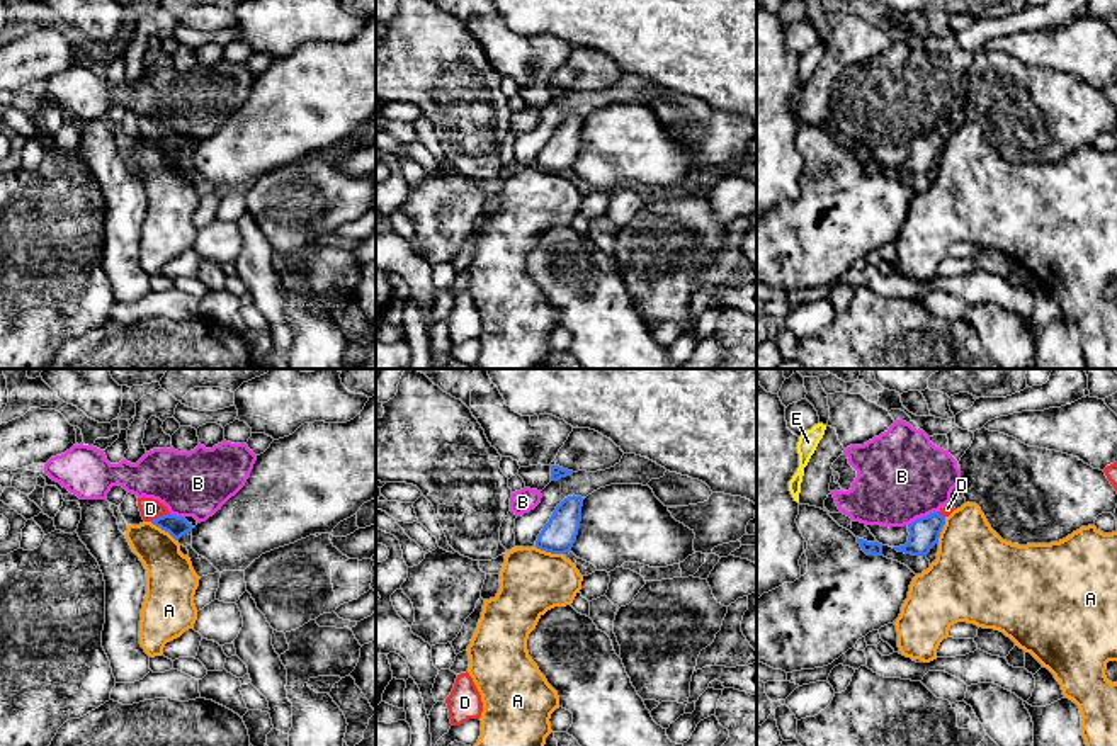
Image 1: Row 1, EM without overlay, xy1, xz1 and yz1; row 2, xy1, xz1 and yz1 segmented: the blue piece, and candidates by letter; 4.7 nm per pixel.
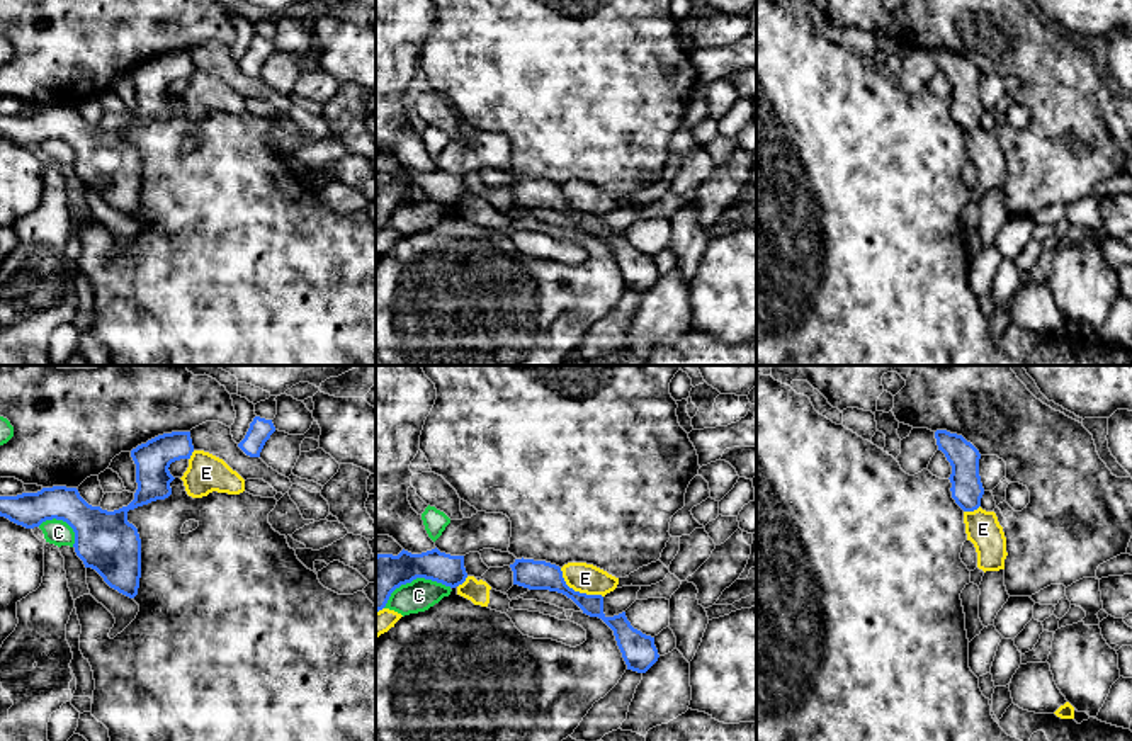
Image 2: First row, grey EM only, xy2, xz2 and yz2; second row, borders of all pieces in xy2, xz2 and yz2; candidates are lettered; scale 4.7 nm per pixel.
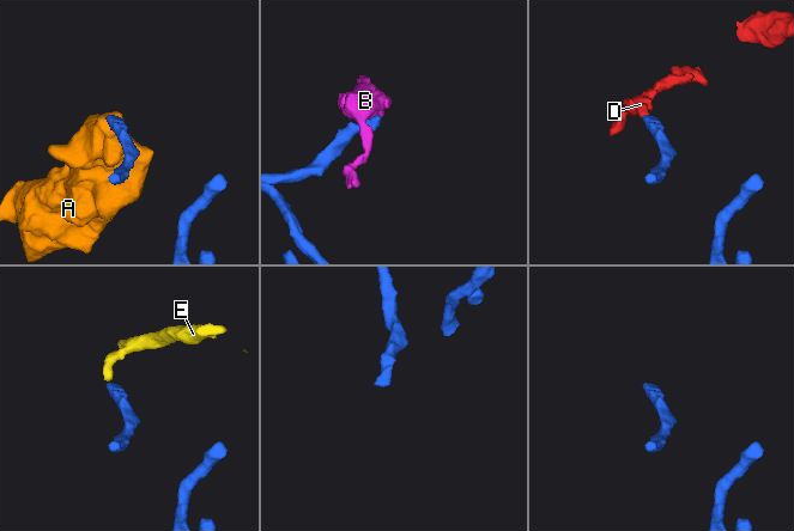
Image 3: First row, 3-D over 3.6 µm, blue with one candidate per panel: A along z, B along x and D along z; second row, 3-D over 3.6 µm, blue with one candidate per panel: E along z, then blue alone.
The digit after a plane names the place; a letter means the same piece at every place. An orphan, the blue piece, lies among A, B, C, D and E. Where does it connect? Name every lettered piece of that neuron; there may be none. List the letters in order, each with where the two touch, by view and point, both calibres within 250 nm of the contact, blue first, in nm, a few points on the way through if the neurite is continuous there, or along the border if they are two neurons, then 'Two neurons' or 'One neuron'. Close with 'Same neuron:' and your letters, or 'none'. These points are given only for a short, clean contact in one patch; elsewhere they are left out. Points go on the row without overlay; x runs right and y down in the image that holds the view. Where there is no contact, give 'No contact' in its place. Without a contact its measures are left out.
A: Touches blue at xy1 (164, 148). Thickness 100 nm (blue) against 240 nm. Boundary: xy1 (150, 140), (177, 160). Two neurons
B: Touches blue at yz1 (922, 136). Thickness 140 nm (blue) against 420 nm. Boundary: yz1 (937, 129), (917, 136), (908, 145). Two neurons
C: Touches blue at xz2 (413, 197). Thickness 200 nm (blue) against 150 nm. Two neurons
D: Touches blue at xy1 (158, 136). Thickness 100 nm (blue) against 100 nm. Path across: xy1 (175, 145), (158, 136), (150, 128). One neuron
E: Touches blue at xz2 (577, 211). Thickness 140 nm (blue) against 140 nm. Two neurons
Same neuron: D

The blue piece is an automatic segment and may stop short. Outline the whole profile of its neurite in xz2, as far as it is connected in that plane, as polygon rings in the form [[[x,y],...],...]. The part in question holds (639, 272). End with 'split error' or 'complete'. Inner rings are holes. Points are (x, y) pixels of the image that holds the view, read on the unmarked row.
[[[522,177],[515,178],[510,187],[513,190],[513,204],[529,209],[563,212],[571,218],[583,229],[583,233],[602,238],[614,250],[627,289],[646,292],[658,280],[659,274],[654,265],[654,257],[634,248],[627,240],[625,231],[607,236],[603,233],[603,216],[580,212],[569,207],[559,185]]]; complete

